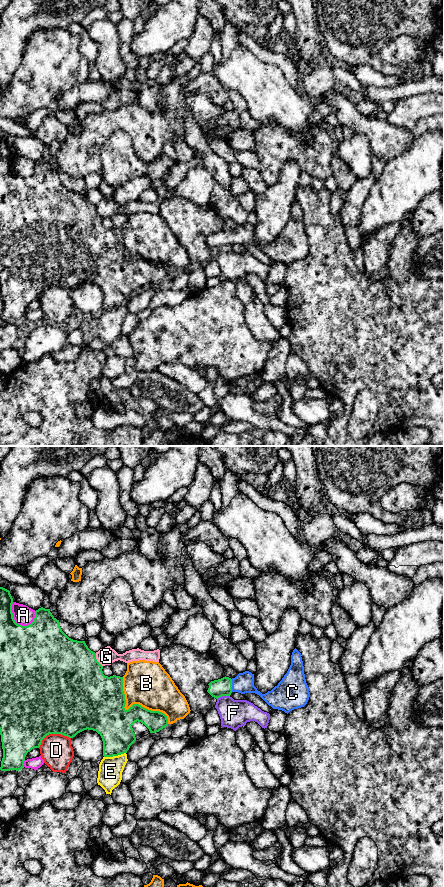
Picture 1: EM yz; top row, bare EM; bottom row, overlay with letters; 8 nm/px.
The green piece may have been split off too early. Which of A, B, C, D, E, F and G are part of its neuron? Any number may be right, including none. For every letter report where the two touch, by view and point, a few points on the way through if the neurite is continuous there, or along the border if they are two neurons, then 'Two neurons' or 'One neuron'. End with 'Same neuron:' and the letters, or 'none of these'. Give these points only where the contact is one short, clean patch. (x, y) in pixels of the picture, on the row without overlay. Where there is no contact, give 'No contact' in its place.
A: Touches green at yz (13, 171). Two neurons
B: Touches green at yz (134, 256). Two neurons
C: Touches green at yz (231, 237). Path across: yz (222, 239), (231, 237), (243, 235). One neuron
D: Touches green at yz (52, 285). Two neurons
E: Touches green at yz (114, 307). Two neurons
F: Touches green at yz (223, 247). Boundary: yz (229, 247), (223, 247), (217, 251). Two neurons
G: Touches green at yz (96, 212). Two neurons
Same neuron: C

